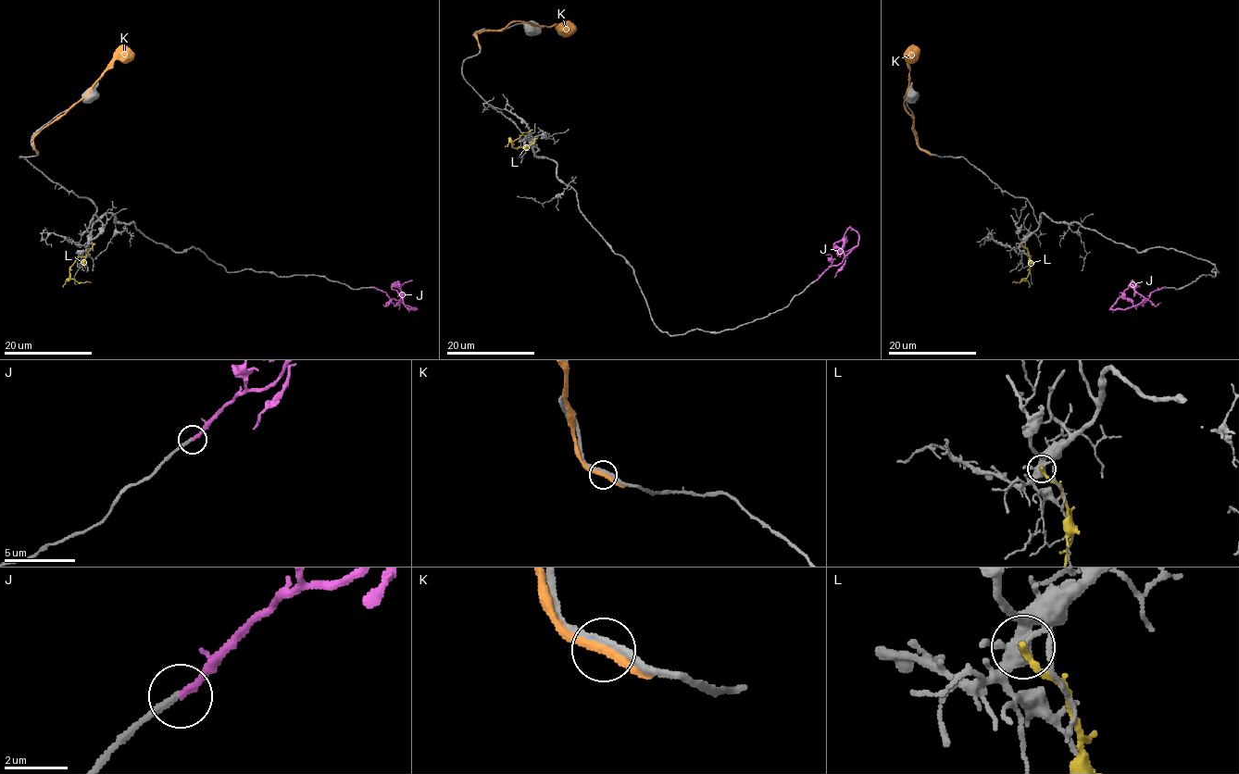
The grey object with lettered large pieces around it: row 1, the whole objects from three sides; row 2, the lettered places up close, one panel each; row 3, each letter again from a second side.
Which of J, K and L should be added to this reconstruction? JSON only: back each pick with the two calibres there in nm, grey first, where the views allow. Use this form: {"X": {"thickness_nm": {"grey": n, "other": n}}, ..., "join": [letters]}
{"J": {"thickness_nm": {"grey": 240, "other": 240}}, "join": ["J"]}

